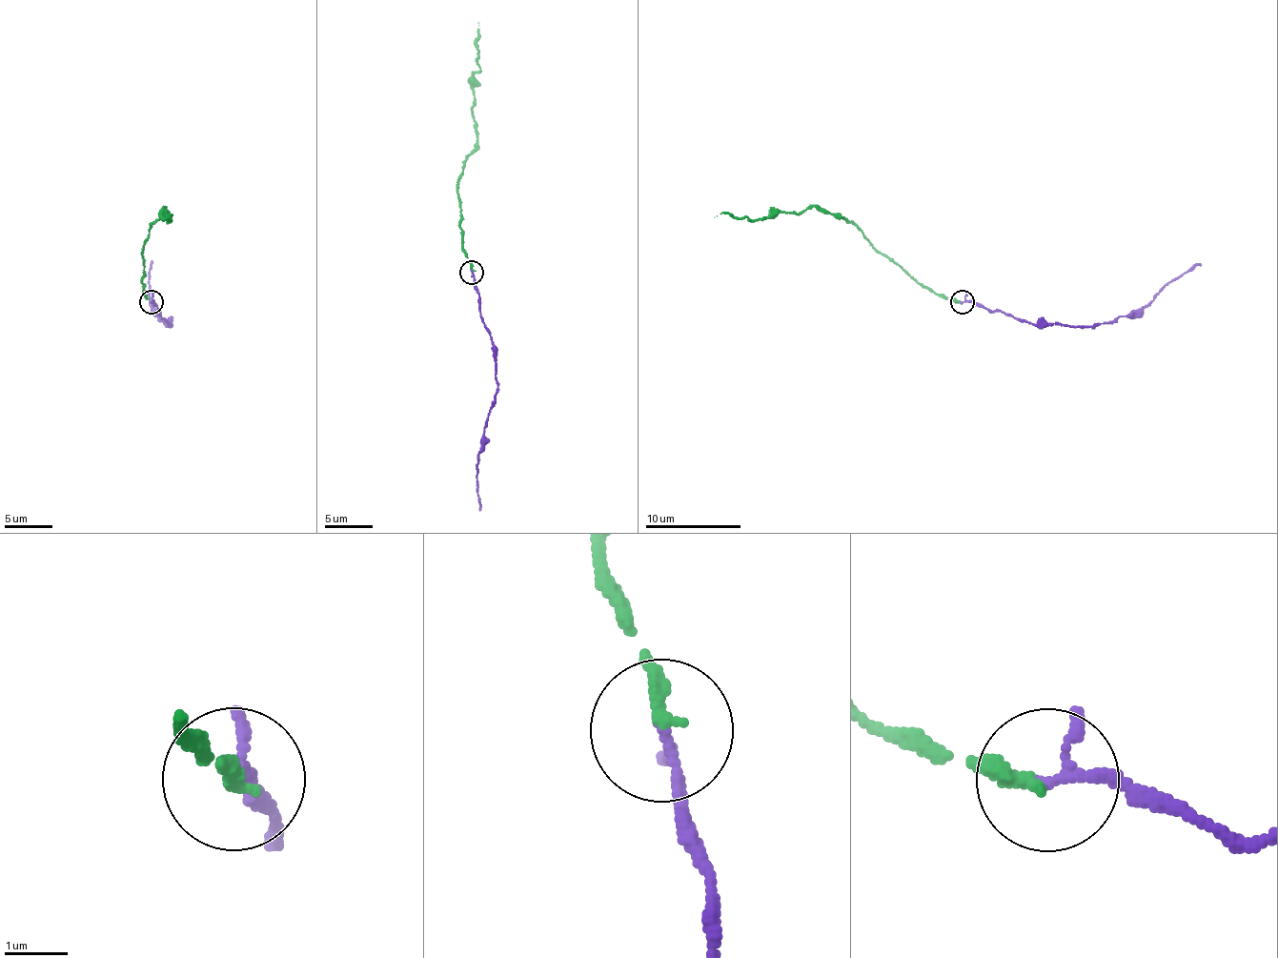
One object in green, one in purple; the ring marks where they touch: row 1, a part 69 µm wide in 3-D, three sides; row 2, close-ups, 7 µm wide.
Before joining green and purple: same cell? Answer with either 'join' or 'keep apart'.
join

